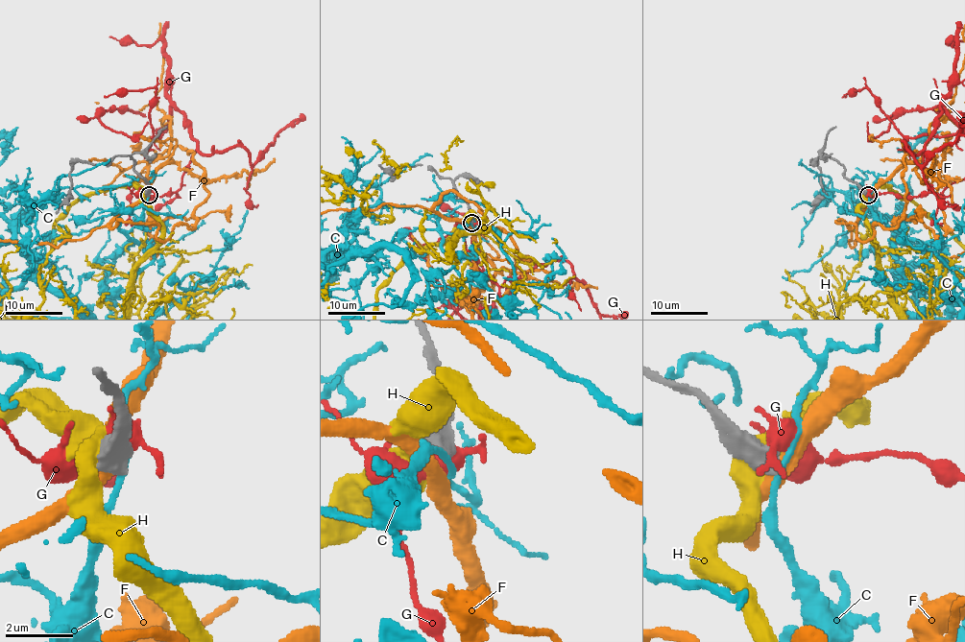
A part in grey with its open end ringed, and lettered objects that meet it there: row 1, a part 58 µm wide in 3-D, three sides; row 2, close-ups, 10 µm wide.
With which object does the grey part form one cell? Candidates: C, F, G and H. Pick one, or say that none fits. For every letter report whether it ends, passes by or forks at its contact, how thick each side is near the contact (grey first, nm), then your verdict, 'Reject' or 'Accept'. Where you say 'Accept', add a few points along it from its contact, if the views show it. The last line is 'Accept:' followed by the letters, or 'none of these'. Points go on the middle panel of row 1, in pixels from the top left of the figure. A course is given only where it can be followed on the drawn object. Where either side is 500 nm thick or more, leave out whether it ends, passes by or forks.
C: Thickness 550 nm (grey) against 160 nm. Reject
F: Thickness 700 nm (grey) against 440 nm. Reject
G: Thickness 700 nm (grey) against 400 nm. Reject
H: Thickness 750 nm (grey) against 650 nm. Reject
Accept: none of these

